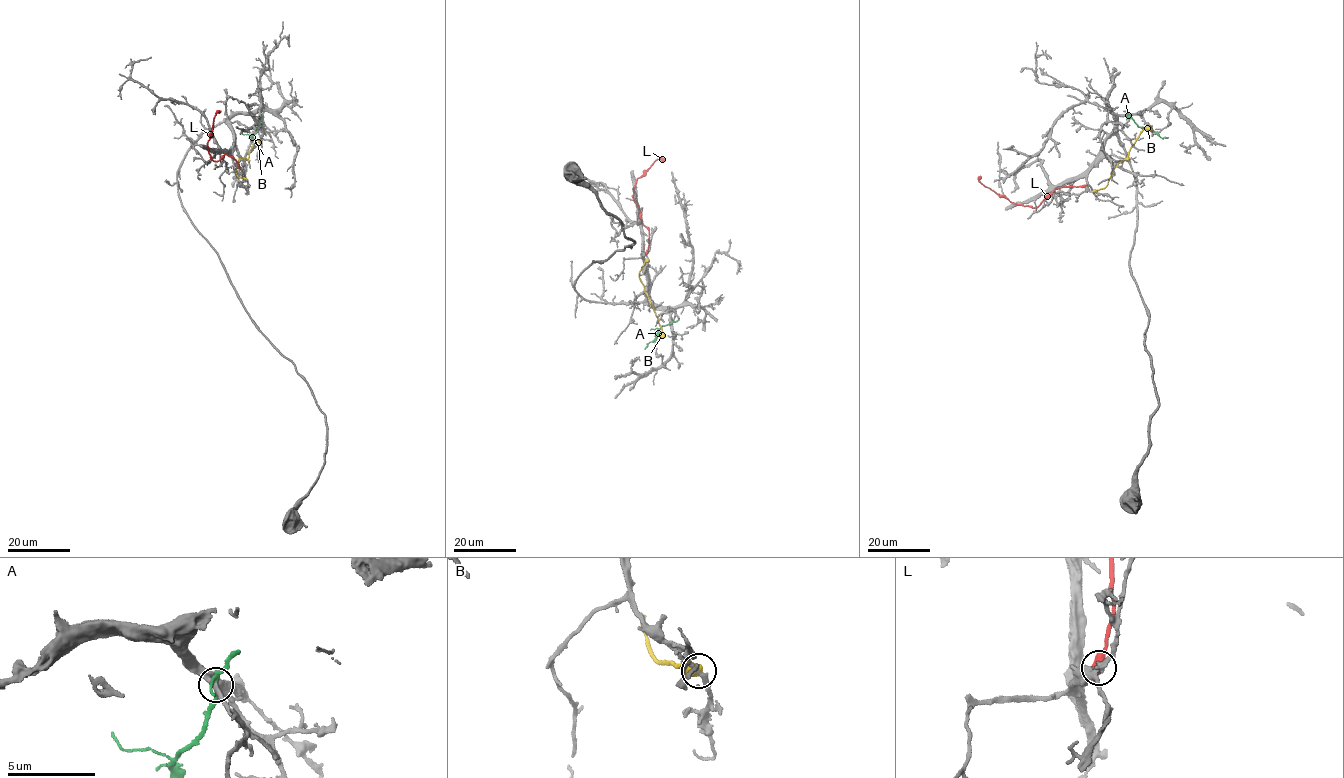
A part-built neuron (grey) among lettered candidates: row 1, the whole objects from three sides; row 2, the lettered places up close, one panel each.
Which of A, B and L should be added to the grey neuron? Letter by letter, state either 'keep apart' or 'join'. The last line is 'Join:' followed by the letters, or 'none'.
A: keep apart
B: keep apart
L: keep apart
Join: none

